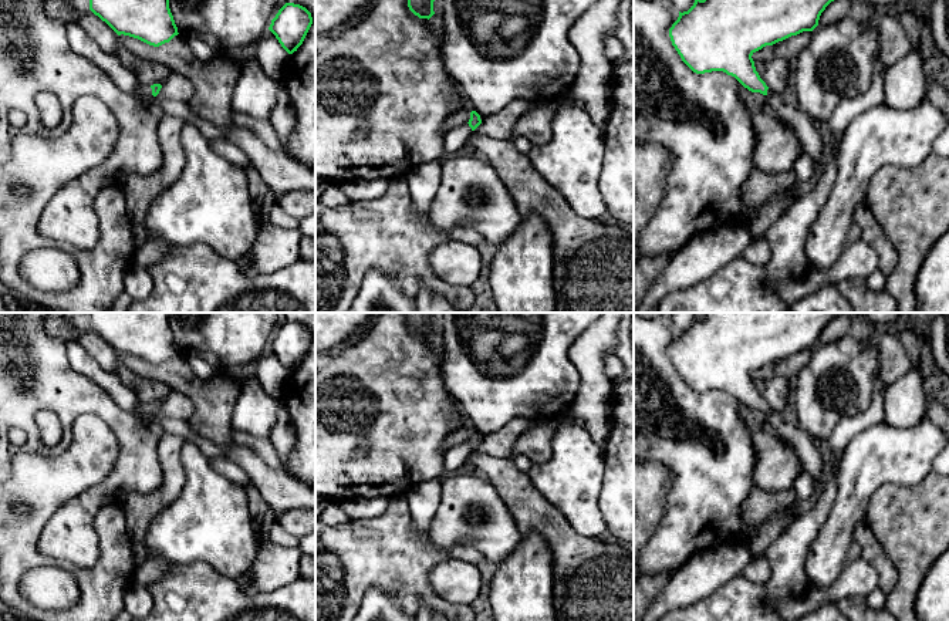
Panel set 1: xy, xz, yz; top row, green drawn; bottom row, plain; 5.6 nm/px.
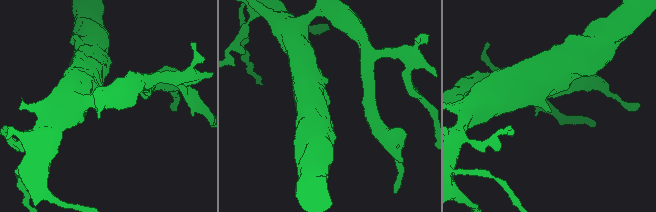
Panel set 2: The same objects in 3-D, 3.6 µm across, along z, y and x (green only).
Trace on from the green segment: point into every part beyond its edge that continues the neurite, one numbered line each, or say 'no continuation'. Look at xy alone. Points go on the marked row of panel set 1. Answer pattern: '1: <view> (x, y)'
1: xy (144, 93)

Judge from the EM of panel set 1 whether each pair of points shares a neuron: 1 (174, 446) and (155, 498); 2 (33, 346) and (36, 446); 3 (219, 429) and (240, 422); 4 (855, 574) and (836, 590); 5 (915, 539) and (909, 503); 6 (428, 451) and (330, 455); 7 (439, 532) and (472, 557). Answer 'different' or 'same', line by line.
1: same
2: same
3: different
4: same
5: same
6: same
7: different

